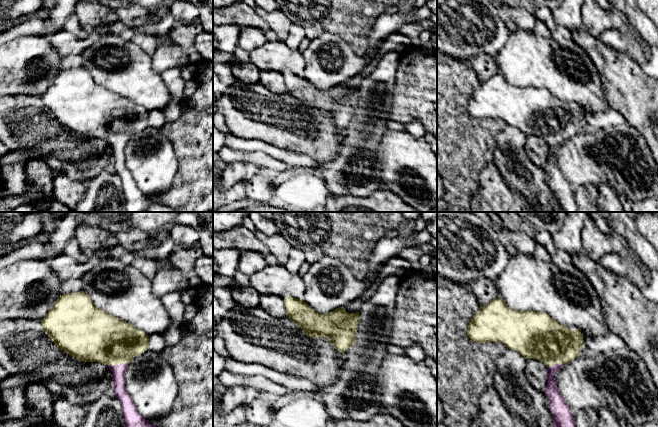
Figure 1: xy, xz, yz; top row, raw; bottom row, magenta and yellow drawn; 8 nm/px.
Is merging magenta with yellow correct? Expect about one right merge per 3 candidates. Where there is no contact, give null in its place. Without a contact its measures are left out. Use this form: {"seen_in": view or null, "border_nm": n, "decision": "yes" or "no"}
{"seen_in": "xy", "border_nm": 160, "decision": "yes"}

